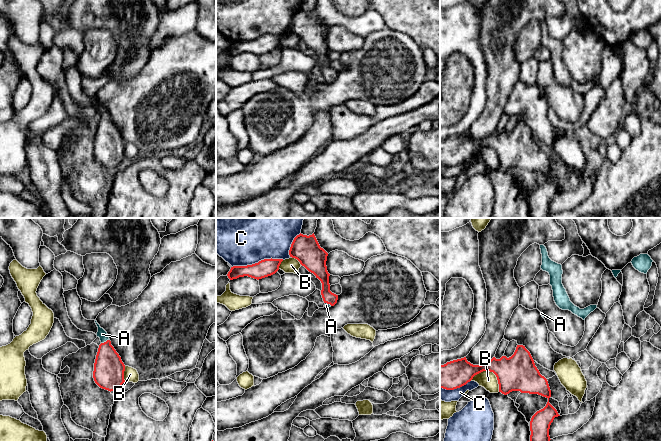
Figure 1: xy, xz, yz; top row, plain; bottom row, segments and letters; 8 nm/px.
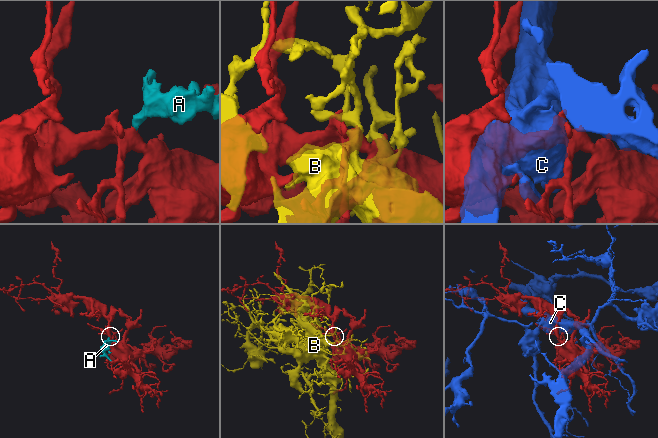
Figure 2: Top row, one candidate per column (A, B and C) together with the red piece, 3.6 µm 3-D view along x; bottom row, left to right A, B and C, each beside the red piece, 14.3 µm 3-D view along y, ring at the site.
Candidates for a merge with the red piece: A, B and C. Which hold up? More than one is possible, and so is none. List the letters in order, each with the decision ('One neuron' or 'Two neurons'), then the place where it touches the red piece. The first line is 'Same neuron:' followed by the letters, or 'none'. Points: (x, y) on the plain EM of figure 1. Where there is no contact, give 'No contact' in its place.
Same neuron: A
A: One neuron. Touches red at xy (106, 117)
B: Two neurons. Touches red at yz (491, 147)
C: Two neurons. Touches red at xz (258, 38)

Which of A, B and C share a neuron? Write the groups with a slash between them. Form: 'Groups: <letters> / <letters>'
Groups: A / B / C

